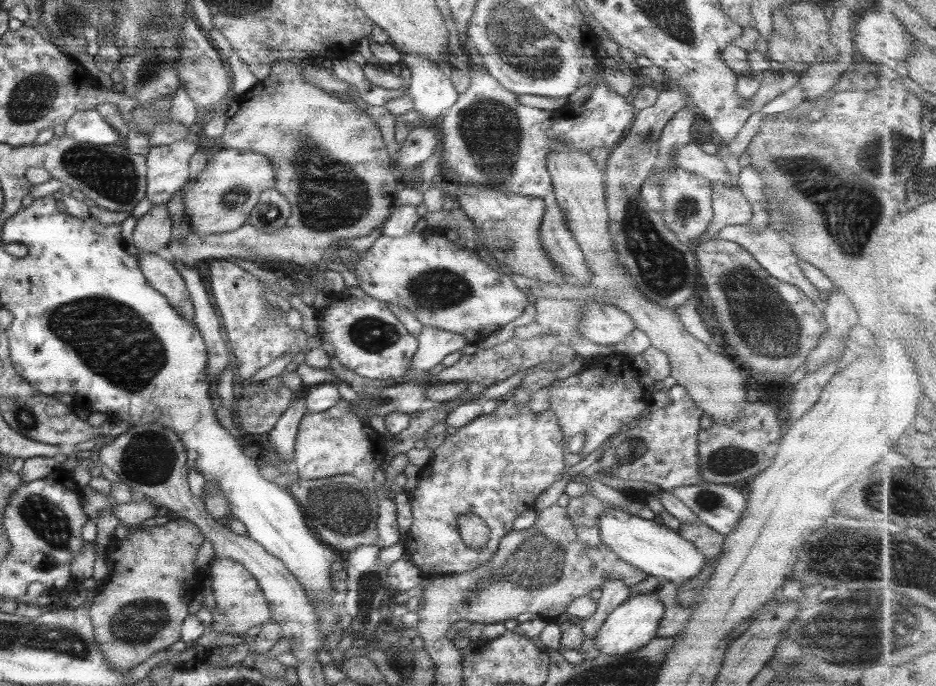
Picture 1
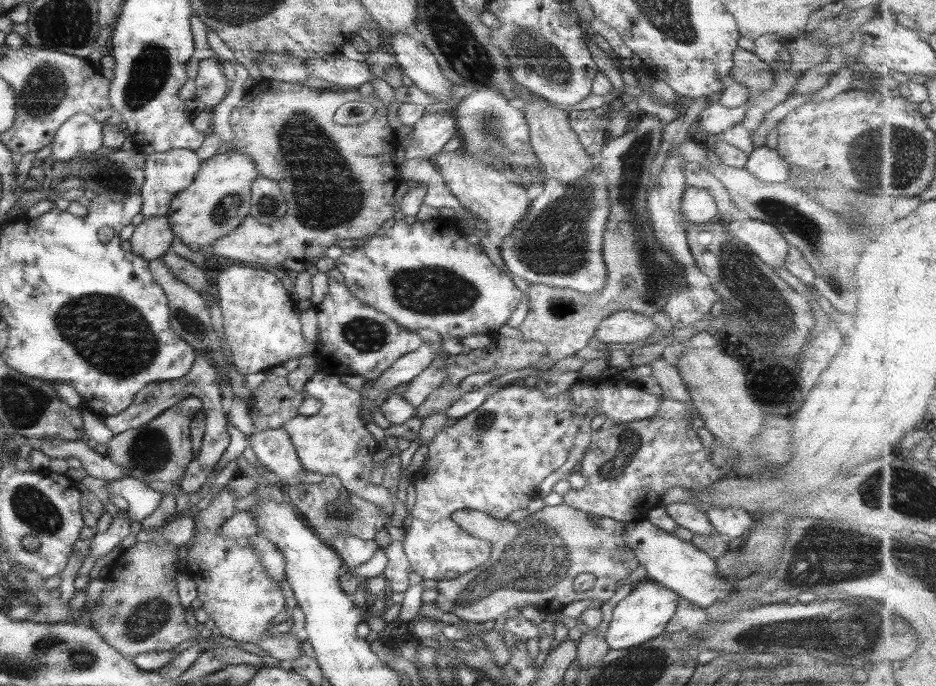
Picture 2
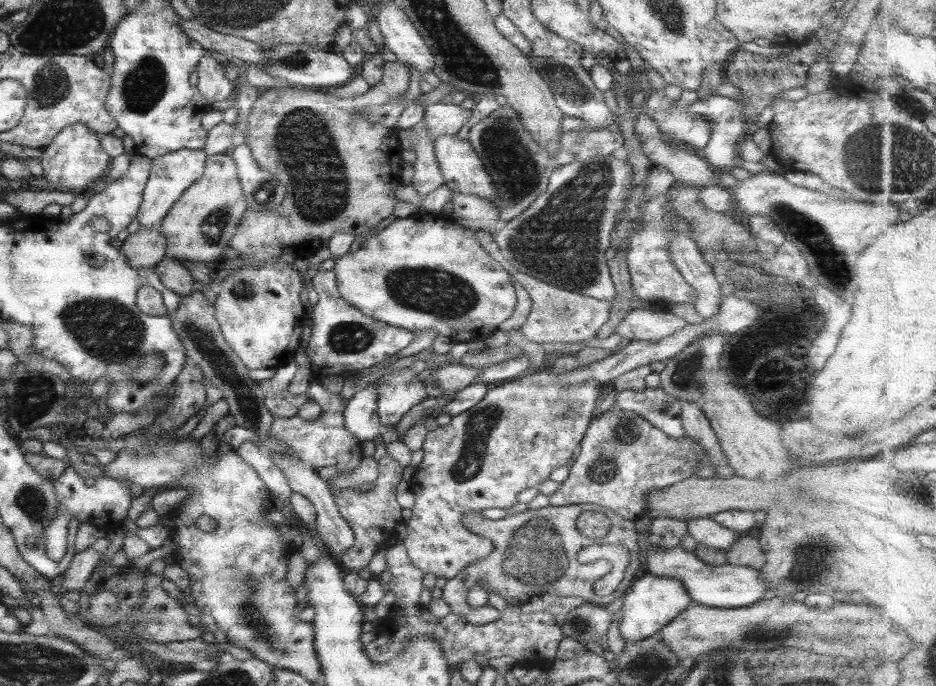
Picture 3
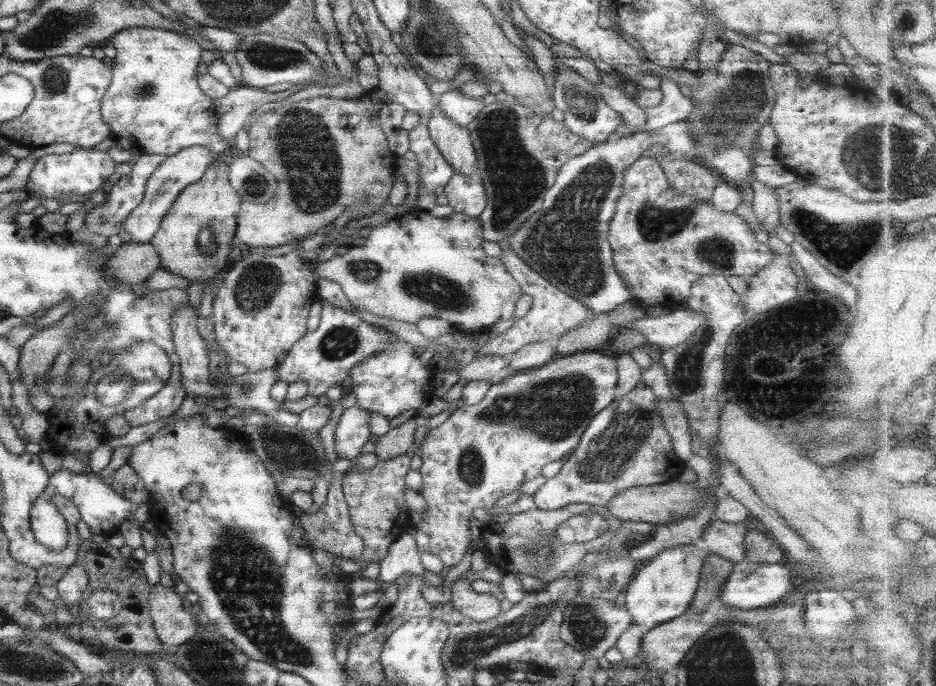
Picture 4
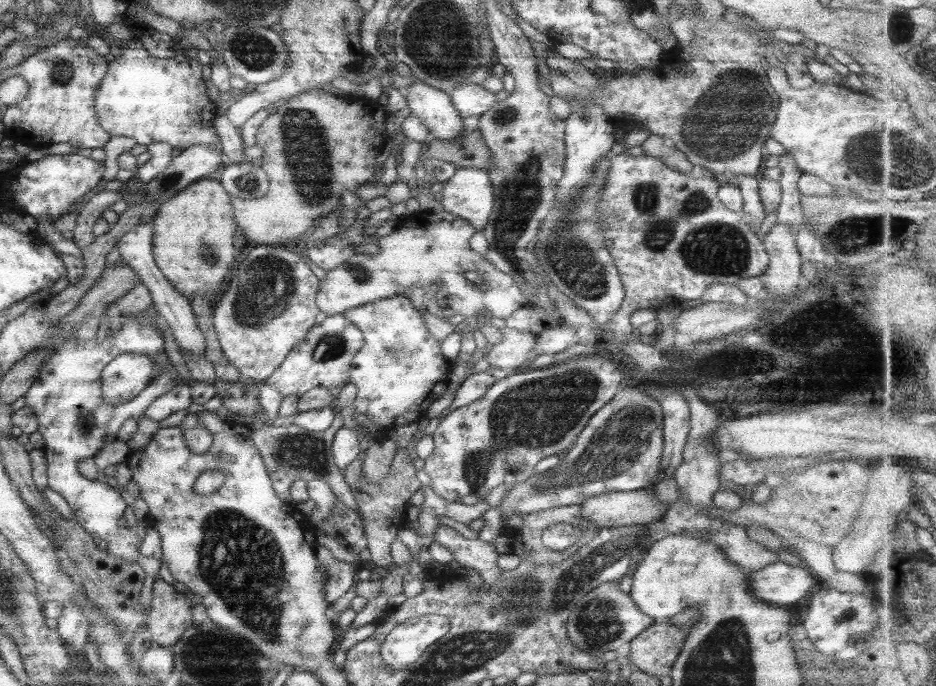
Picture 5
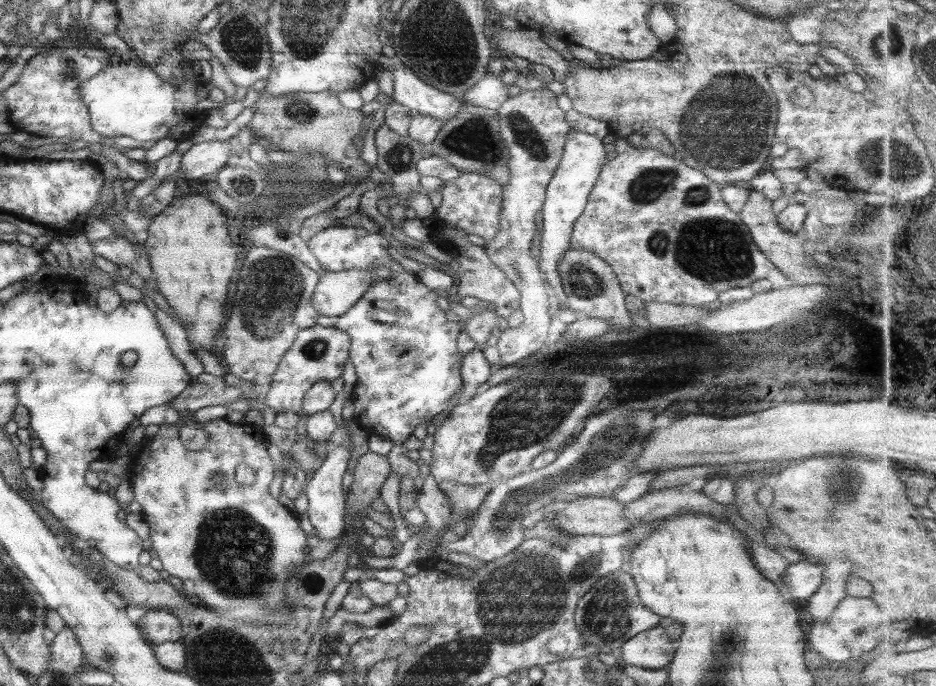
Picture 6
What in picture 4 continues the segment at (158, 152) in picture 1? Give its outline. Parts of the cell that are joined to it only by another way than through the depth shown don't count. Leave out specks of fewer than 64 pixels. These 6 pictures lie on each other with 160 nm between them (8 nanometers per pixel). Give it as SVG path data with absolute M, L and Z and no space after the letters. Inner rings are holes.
M187 147L179 150L175 155L166 157L161 164L147 177L143 198L129 213L129 216L118 226L123 232L131 236L130 240L138 243L150 242L150 238L158 229L163 215L170 210L171 203L188 184L193 184L201 178L216 159L216 155L203 147Z

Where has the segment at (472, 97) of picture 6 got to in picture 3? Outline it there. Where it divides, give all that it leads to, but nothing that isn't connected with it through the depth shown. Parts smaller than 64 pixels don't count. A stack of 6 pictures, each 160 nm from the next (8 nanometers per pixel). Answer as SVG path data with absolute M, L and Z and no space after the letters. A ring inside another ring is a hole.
M438 101L434 104L427 105L424 108L424 127L431 136L431 143L438 136L446 134L456 134L459 128L467 122L470 116L469 109L463 109L457 104L441 103Z

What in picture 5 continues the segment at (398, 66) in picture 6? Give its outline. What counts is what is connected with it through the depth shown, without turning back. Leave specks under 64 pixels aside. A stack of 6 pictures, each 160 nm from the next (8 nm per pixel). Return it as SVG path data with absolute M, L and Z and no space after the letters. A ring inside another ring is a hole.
M417 80L399 89L410 113L427 129L429 138L445 142L462 133L462 118L456 113L448 94Z

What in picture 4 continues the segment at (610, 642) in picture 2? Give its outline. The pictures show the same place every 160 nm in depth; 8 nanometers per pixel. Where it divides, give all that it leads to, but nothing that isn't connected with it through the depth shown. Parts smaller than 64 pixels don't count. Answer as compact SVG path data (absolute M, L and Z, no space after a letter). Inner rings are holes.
M699 544L664 548L657 556L648 559L626 586L624 607L635 626L645 626L647 630L686 612L700 575L703 559L709 555Z

